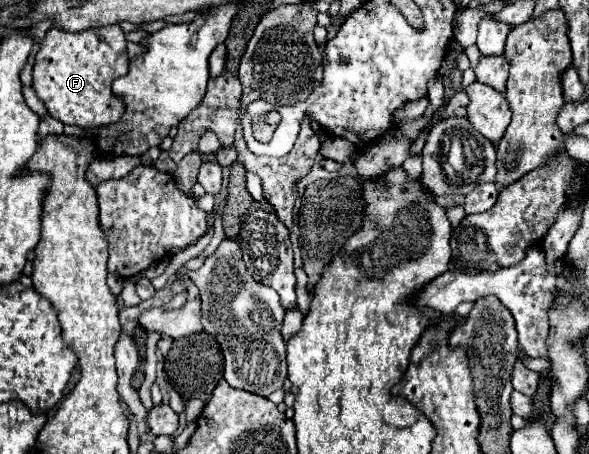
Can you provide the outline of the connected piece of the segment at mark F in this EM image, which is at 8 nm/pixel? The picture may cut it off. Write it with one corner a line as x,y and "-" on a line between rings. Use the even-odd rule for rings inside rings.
120,25
96,27
76,33
54,27
40,43
32,73
32,87
54,119
66,125
78,125
82,129
96,129
116,123
122,117
124,103
112,95
110,87
116,77
126,73
128,53
126,37

